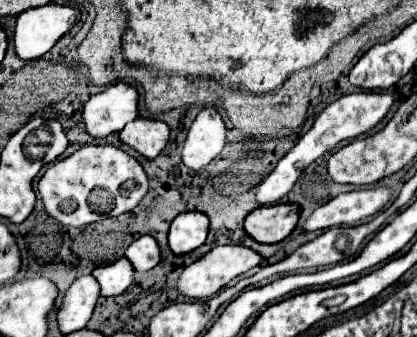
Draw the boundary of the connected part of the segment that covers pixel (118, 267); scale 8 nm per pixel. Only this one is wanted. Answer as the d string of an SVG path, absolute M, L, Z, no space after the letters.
M126 257L110 263L96 267L92 271L92 277L100 285L100 295L102 297L116 297L122 295L134 281L134 269Z

